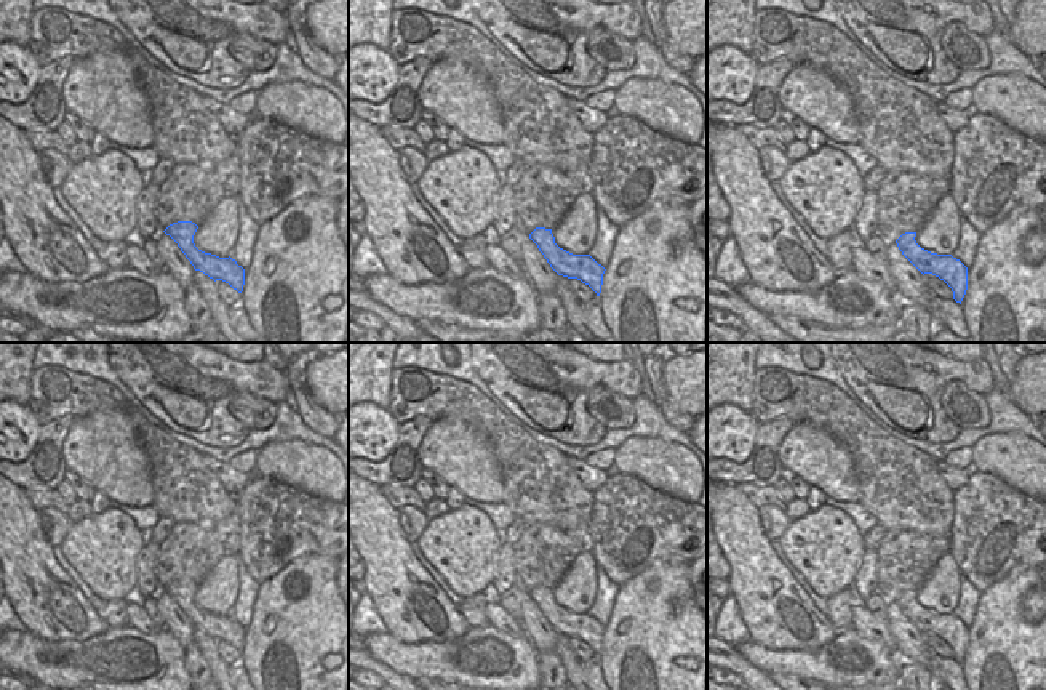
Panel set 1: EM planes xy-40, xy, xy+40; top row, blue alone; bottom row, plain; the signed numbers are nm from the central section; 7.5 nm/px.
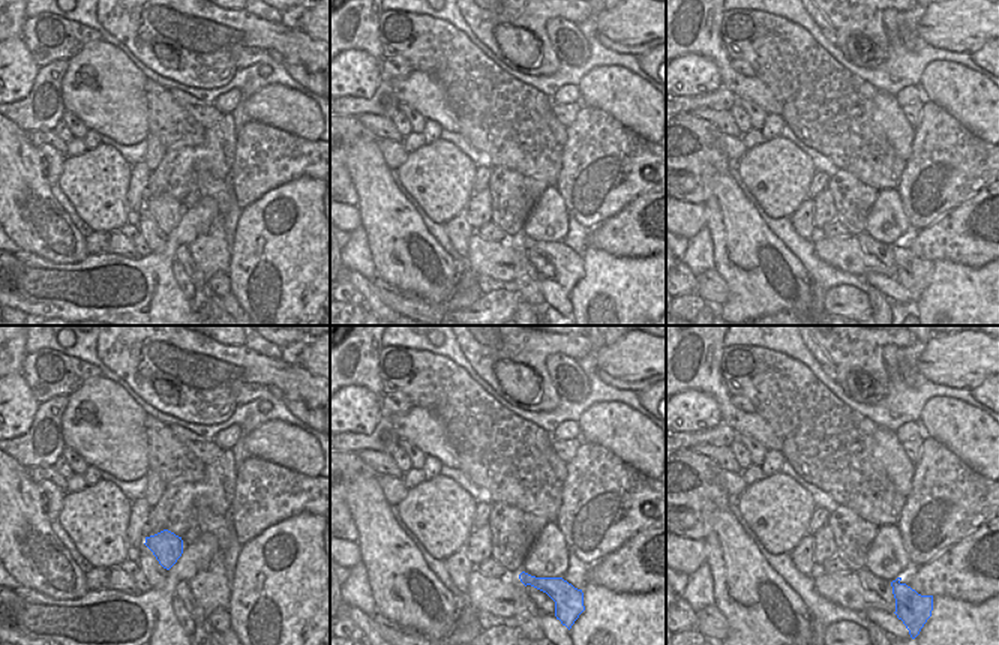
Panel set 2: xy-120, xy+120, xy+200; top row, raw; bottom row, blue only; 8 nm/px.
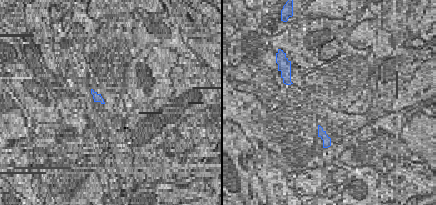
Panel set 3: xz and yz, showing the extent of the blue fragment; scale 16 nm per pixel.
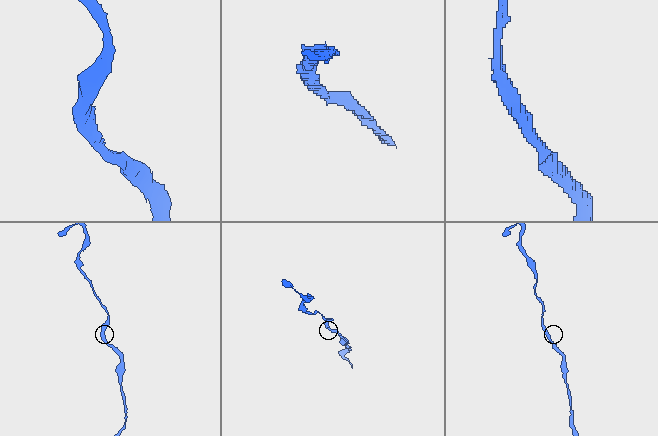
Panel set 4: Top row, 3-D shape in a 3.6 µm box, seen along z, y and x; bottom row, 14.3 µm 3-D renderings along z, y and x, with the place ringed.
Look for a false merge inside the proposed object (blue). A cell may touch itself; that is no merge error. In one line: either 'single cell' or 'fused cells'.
single cell

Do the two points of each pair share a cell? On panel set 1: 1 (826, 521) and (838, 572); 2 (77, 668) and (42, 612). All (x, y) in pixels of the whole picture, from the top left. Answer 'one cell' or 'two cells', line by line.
1: one cell
2: two cells

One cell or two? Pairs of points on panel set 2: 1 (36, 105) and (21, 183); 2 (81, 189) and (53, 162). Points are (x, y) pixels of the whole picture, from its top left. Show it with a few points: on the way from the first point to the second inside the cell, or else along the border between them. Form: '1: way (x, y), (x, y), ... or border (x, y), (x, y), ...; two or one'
1: border (15, 122), (27, 132); two
2: border (66, 156), (56, 183); two

